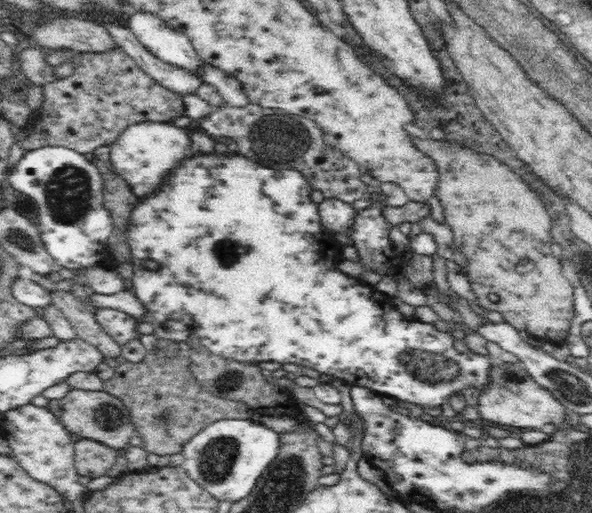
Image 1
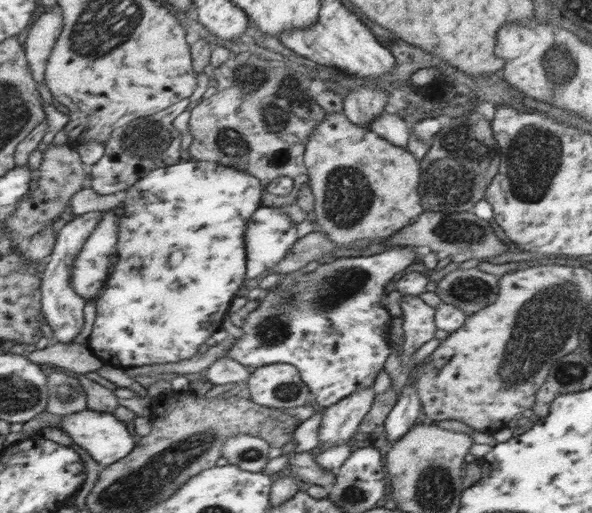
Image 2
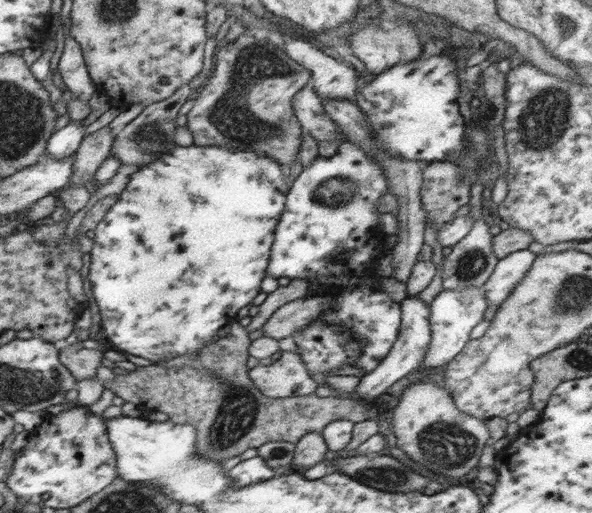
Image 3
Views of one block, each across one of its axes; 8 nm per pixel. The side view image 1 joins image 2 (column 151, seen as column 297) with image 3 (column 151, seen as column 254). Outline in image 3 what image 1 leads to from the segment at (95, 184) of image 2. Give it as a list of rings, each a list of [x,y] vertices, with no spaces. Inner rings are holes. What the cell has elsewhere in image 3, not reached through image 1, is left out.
[[[187,84],[177,94],[171,94],[171,98],[165,98],[161,102],[155,102],[155,104],[145,106],[145,110],[141,110],[139,116],[133,122],[129,122],[119,134],[113,136],[115,140],[111,144],[111,154],[109,156],[115,156],[121,164],[135,164],[137,168],[141,168],[145,164],[151,164],[151,160],[157,160],[163,154],[171,152],[177,146],[173,142],[173,132],[177,128],[175,126],[177,110],[181,108],[183,102],[187,102],[193,96],[195,96],[195,92]]]

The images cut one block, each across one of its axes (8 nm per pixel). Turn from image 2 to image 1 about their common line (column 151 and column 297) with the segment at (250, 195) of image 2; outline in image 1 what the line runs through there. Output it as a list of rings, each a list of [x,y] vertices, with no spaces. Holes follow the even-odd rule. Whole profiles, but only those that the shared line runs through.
[[[208,152],[208,154],[194,154],[188,156],[180,162],[180,166],[176,166],[176,170],[172,170],[172,174],[168,174],[168,178],[164,180],[164,184],[154,192],[148,194],[148,198],[138,198],[136,206],[130,206],[130,216],[128,216],[128,226],[126,226],[126,244],[132,250],[132,268],[134,268],[134,276],[128,282],[134,296],[140,300],[140,304],[144,306],[144,316],[138,318],[138,322],[150,322],[150,324],[162,324],[168,320],[178,320],[184,322],[204,344],[204,348],[208,348],[212,352],[212,356],[222,356],[222,358],[230,358],[230,360],[238,360],[238,362],[280,362],[284,364],[304,364],[310,366],[314,370],[318,370],[320,374],[328,374],[334,376],[336,380],[346,380],[348,384],[360,384],[362,388],[370,388],[380,396],[392,396],[392,398],[400,398],[412,404],[422,404],[422,406],[432,406],[432,404],[446,404],[446,398],[460,390],[462,384],[474,384],[480,386],[486,382],[488,386],[488,374],[490,374],[490,362],[486,358],[478,358],[478,356],[456,356],[458,352],[458,344],[454,342],[454,338],[448,332],[438,332],[434,330],[432,324],[424,324],[424,322],[416,322],[412,318],[402,316],[396,308],[394,308],[394,298],[378,292],[376,286],[370,286],[354,276],[344,274],[342,270],[338,270],[336,264],[336,254],[338,254],[338,244],[332,242],[332,234],[326,232],[322,228],[320,222],[320,210],[318,210],[318,202],[312,200],[312,192],[314,188],[310,186],[310,182],[306,180],[304,174],[300,174],[298,170],[276,170],[276,168],[268,168],[262,166],[260,162],[242,156],[238,152],[234,154],[220,154],[220,152]],[[146,260],[152,260],[158,264],[158,268],[148,268]]]

